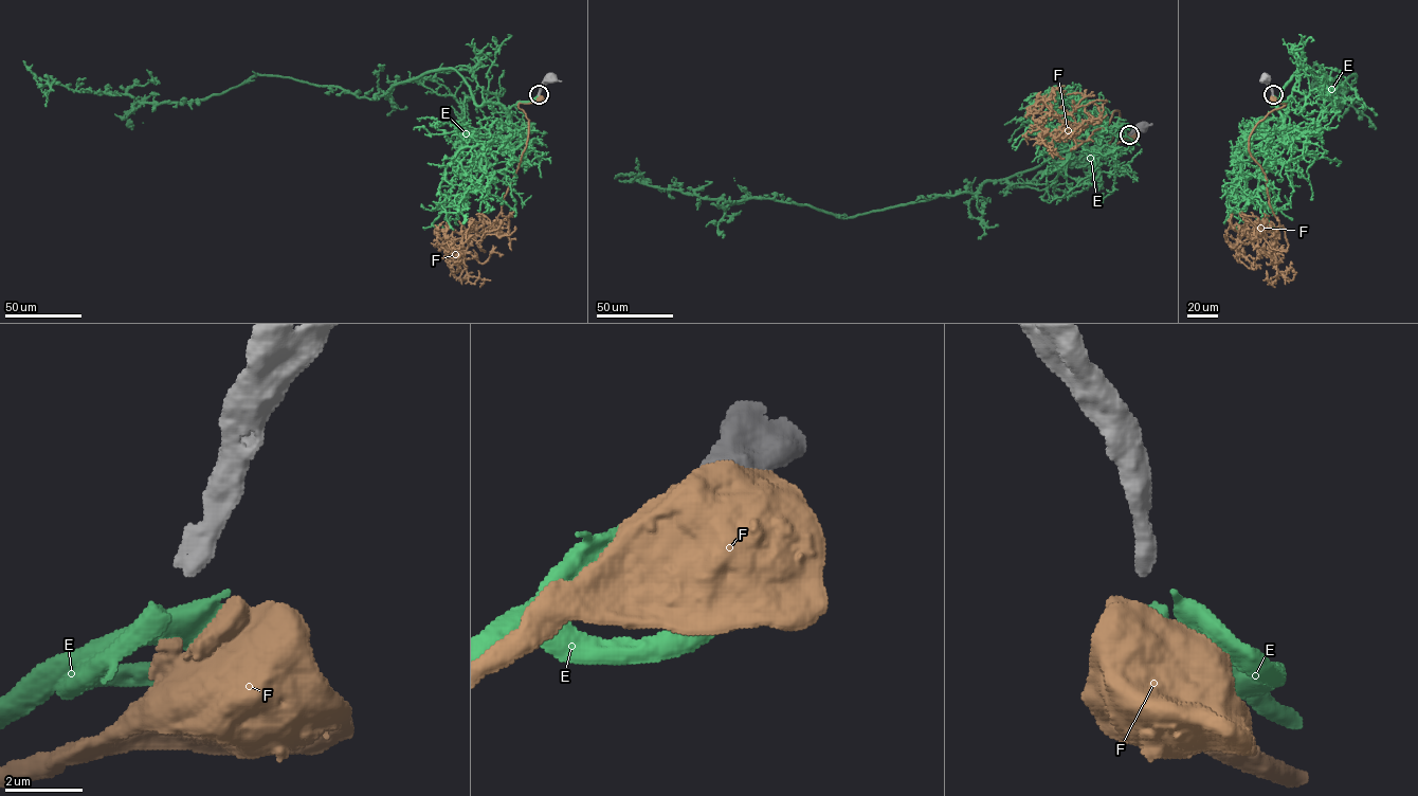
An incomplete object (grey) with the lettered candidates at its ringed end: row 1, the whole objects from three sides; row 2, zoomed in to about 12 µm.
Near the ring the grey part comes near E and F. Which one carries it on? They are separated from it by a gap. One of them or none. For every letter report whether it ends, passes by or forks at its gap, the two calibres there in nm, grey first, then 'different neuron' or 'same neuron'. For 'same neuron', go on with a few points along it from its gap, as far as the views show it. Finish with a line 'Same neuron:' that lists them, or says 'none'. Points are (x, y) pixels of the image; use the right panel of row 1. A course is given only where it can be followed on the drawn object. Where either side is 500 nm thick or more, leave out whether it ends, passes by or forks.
E: 550/550 nm | same neuron | via (1273, 95), (1301, 109), (1300, 70), (1323, 72), (1330, 98), (1356, 75), (1337, 104), (1312, 84), (1316, 60)
F: 550/700 nm | different neuron
Same neuron: E

